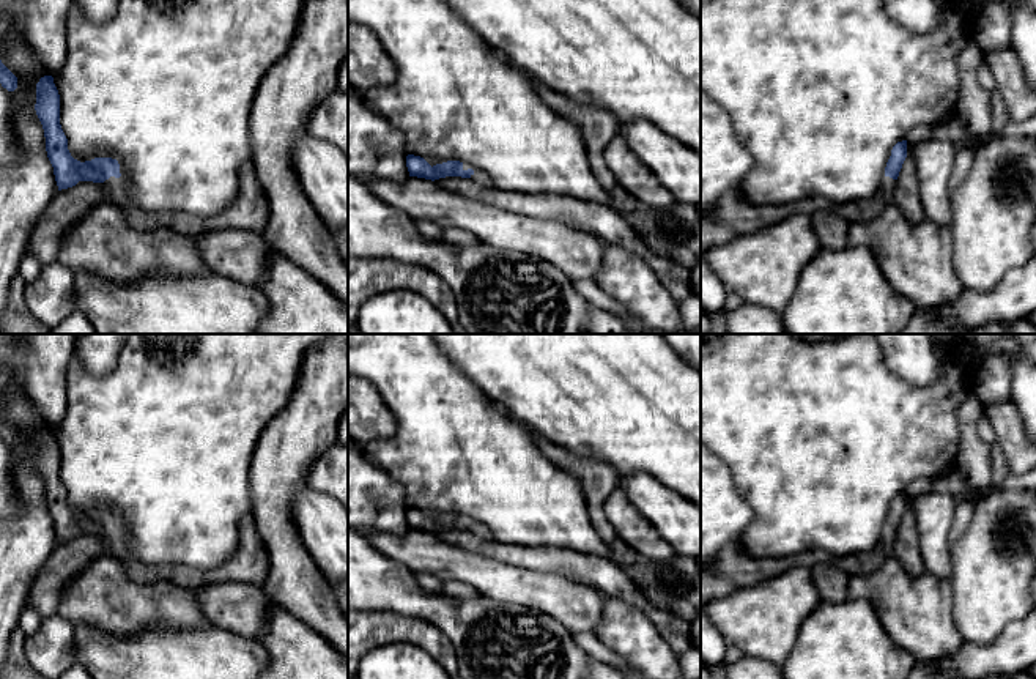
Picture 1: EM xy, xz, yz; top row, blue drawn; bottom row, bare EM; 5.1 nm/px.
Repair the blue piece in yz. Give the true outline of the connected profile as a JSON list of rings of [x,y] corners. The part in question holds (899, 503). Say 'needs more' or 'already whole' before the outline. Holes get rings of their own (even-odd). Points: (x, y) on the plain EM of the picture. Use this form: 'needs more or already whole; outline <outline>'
needs more; outline [[[907,493],[897,495],[885,520],[885,529],[875,548],[852,553],[841,559],[833,559],[839,564],[849,577],[871,575],[882,567],[882,564],[893,556],[894,542],[902,517],[907,510]]]

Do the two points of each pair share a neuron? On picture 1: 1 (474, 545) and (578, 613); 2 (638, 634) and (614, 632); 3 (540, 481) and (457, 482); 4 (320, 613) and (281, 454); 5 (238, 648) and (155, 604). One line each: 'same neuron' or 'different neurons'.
1: different neurons
2: same neuron
3: same neuron
4: same neuron
5: different neurons

